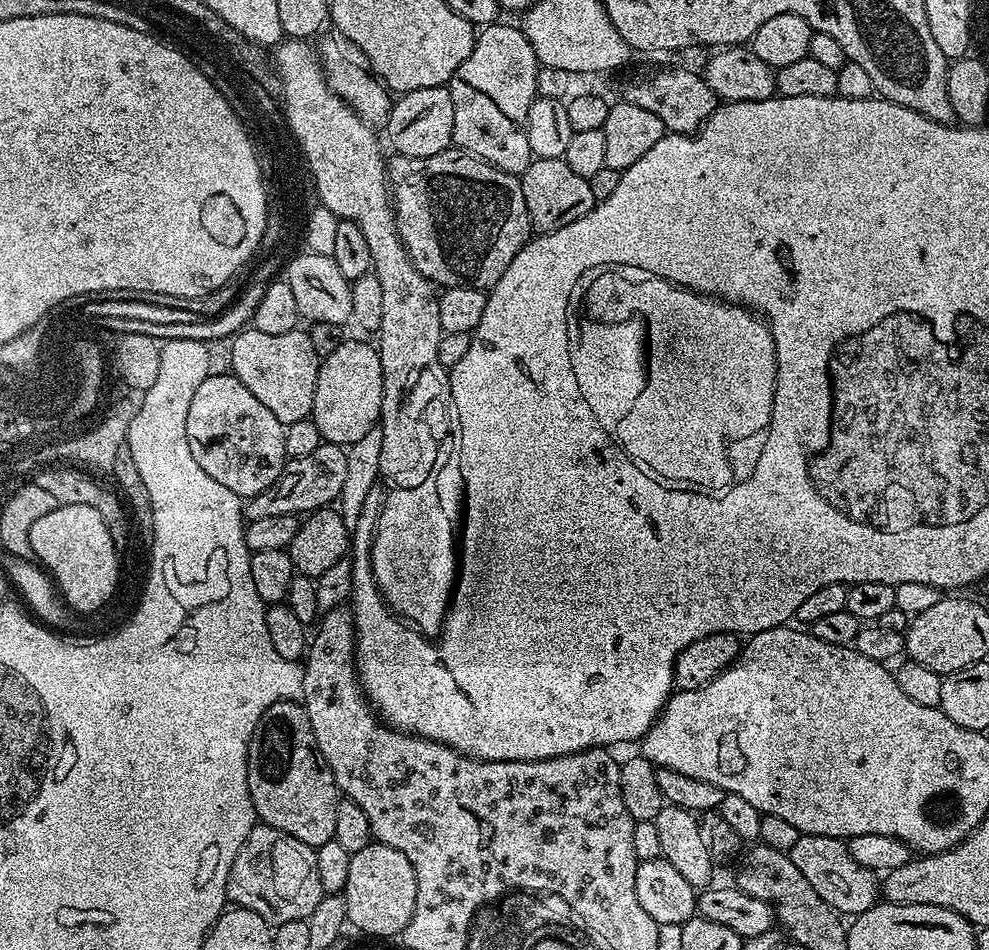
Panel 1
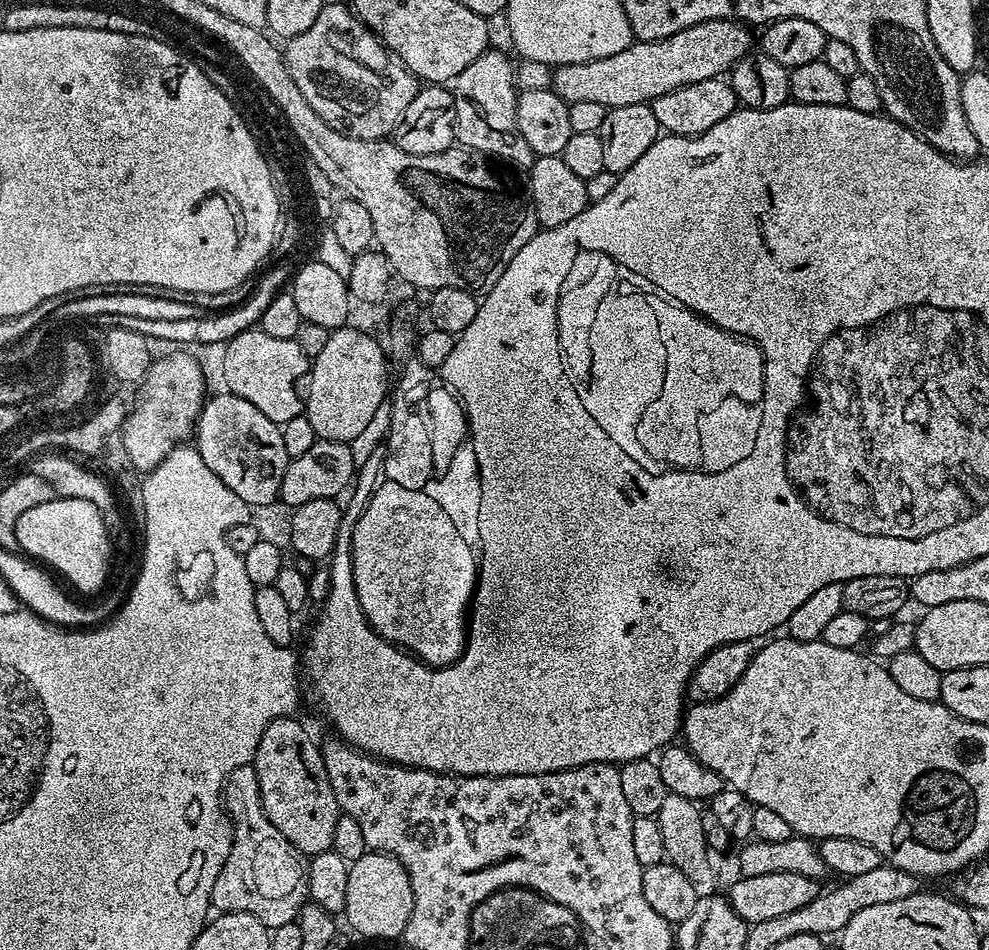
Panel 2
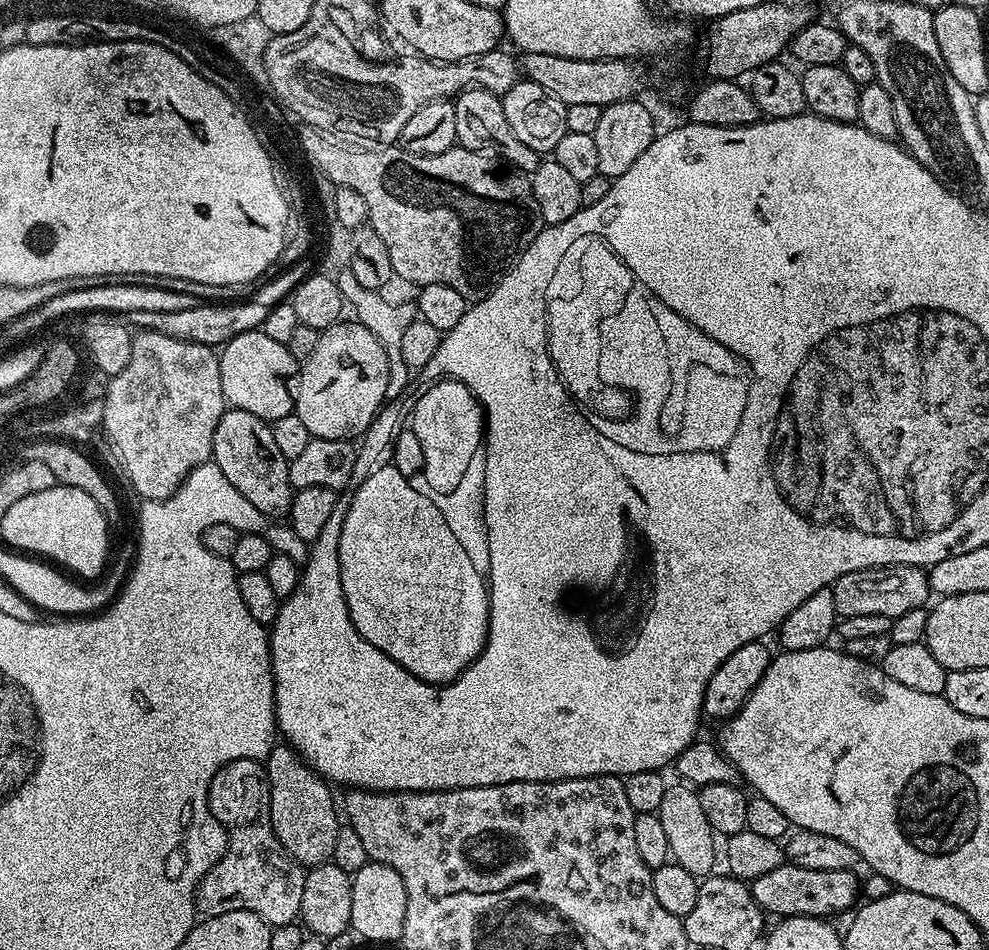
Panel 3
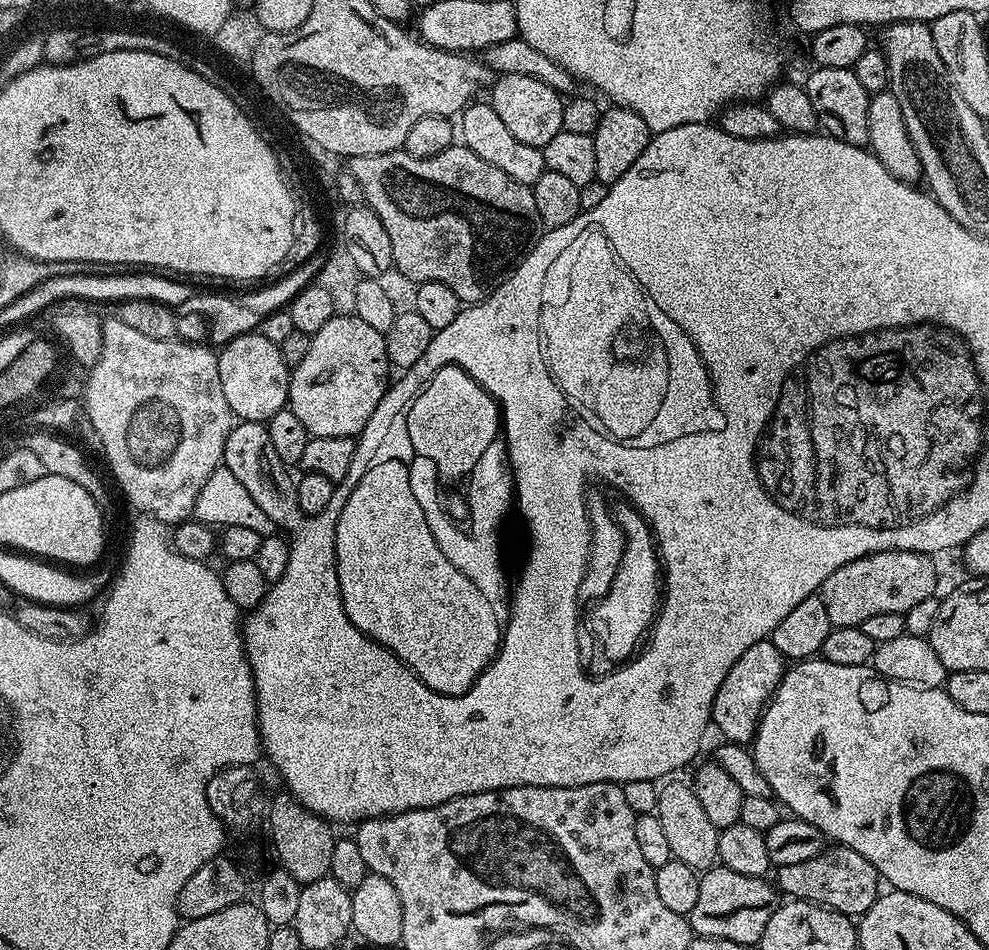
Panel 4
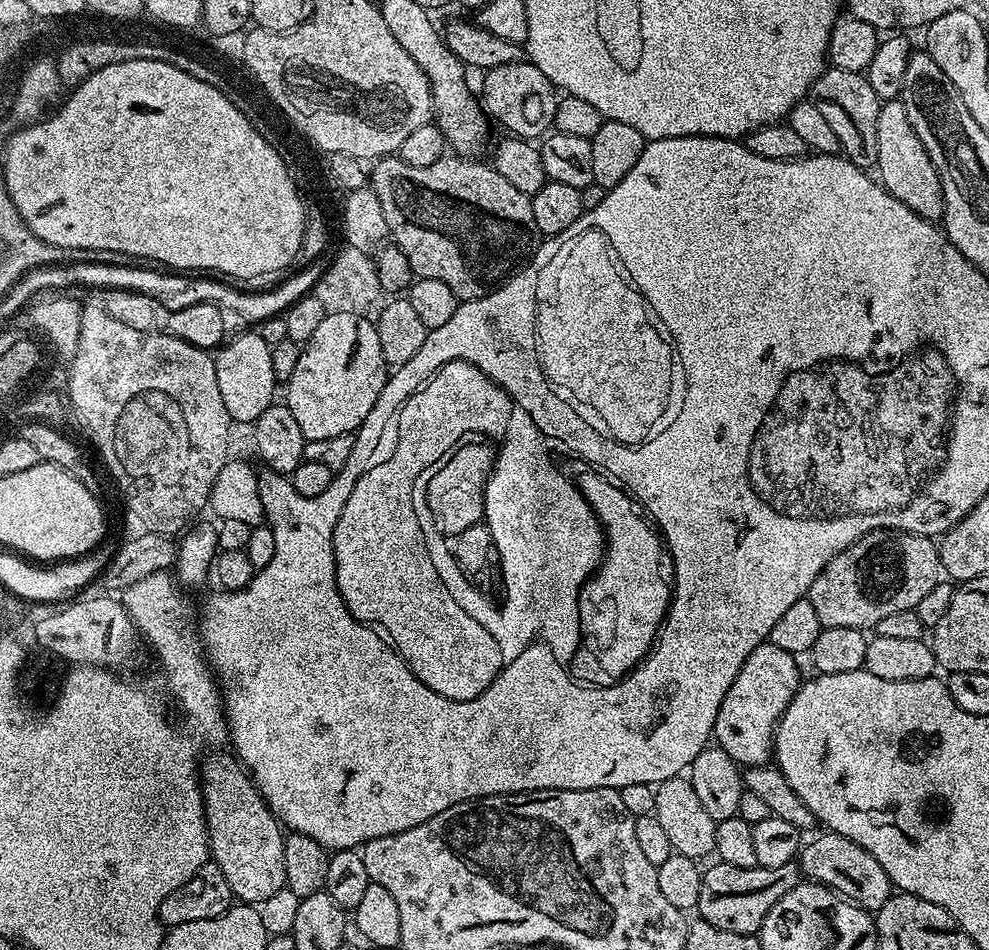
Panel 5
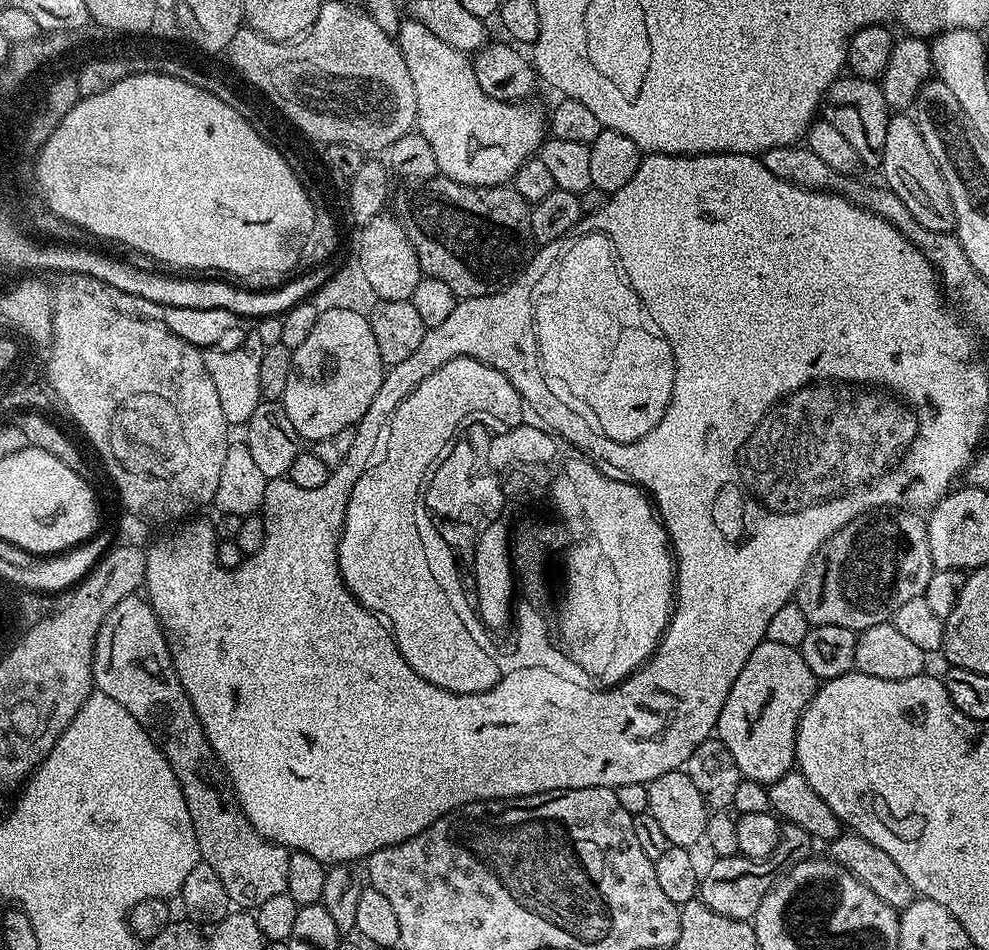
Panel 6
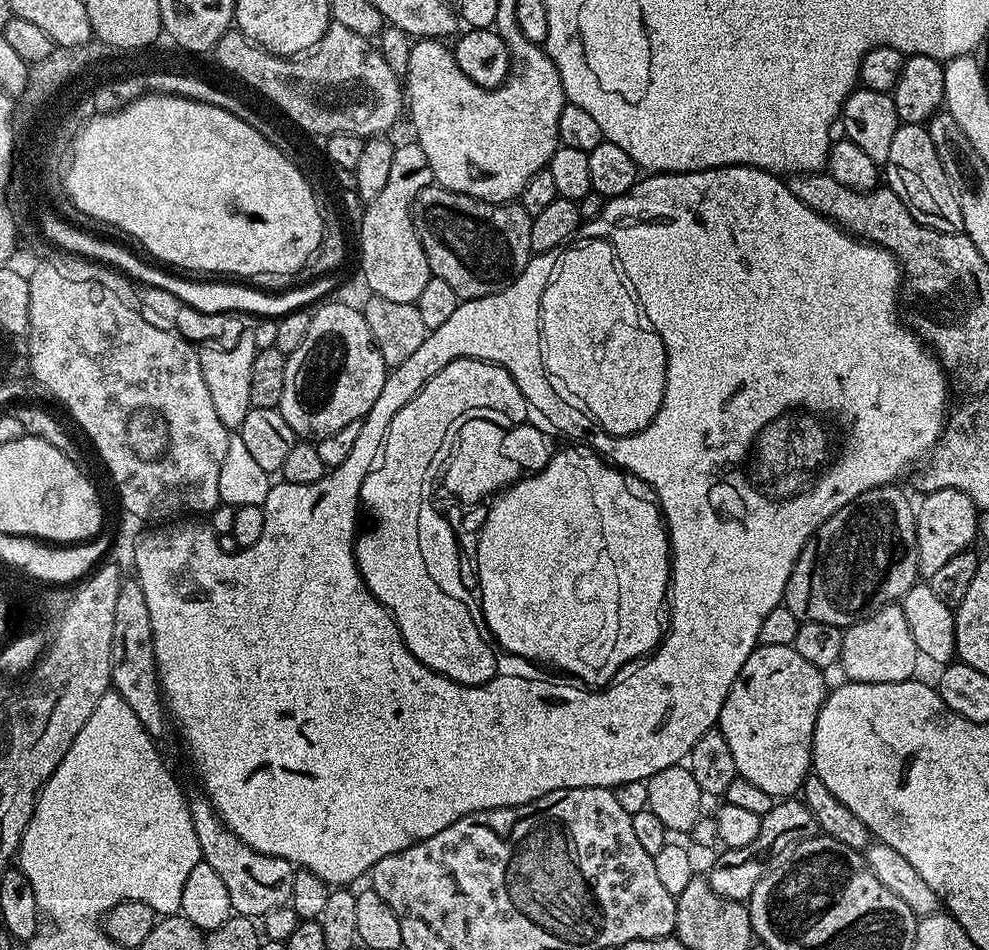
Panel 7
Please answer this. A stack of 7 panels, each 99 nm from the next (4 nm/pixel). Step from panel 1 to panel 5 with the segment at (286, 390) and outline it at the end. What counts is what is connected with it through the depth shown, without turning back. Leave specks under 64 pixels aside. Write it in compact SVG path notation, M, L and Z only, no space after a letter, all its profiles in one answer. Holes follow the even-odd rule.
M248 330L241 336L233 335L215 353L216 373L218 374L218 390L222 393L222 403L228 411L229 421L240 424L255 425L257 418L277 399L278 381L274 374L274 366L270 362L272 345L262 342L255 330Z

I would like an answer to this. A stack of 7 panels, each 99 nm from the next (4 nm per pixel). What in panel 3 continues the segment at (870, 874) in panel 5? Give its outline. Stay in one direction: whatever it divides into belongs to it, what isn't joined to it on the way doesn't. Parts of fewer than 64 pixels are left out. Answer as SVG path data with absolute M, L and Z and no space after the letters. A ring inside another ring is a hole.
M785 862L779 864L774 870L770 870L770 874L762 874L762 878L751 881L750 887L754 902L758 902L760 909L769 917L832 918L835 912L844 912L857 903L856 895L858 897L861 895L862 880L856 875L855 871L847 872L846 870L806 870L802 866Z

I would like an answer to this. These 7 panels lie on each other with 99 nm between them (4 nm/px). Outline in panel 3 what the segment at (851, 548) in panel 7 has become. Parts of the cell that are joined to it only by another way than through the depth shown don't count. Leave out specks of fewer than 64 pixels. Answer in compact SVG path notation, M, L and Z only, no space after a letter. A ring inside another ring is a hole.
M898 564L891 568L873 568L867 572L851 572L831 585L837 617L854 614L882 614L897 617L906 610L925 607L929 603L928 574L914 564Z

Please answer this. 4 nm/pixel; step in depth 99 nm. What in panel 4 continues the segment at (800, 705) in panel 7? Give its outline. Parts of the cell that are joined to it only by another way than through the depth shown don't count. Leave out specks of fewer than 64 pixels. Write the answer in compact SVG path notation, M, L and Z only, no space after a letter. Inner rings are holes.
M771 639L754 642L754 646L750 646L750 650L746 650L746 654L742 654L742 658L738 658L738 662L734 662L734 666L730 666L730 674L726 674L726 678L722 678L722 686L718 686L718 694L714 698L712 707L712 724L724 735L721 737L727 743L751 745L756 736L756 728L760 725L760 717L764 715L764 707L772 699L772 693L780 685L785 671L784 655L780 653L778 646L772 644Z

